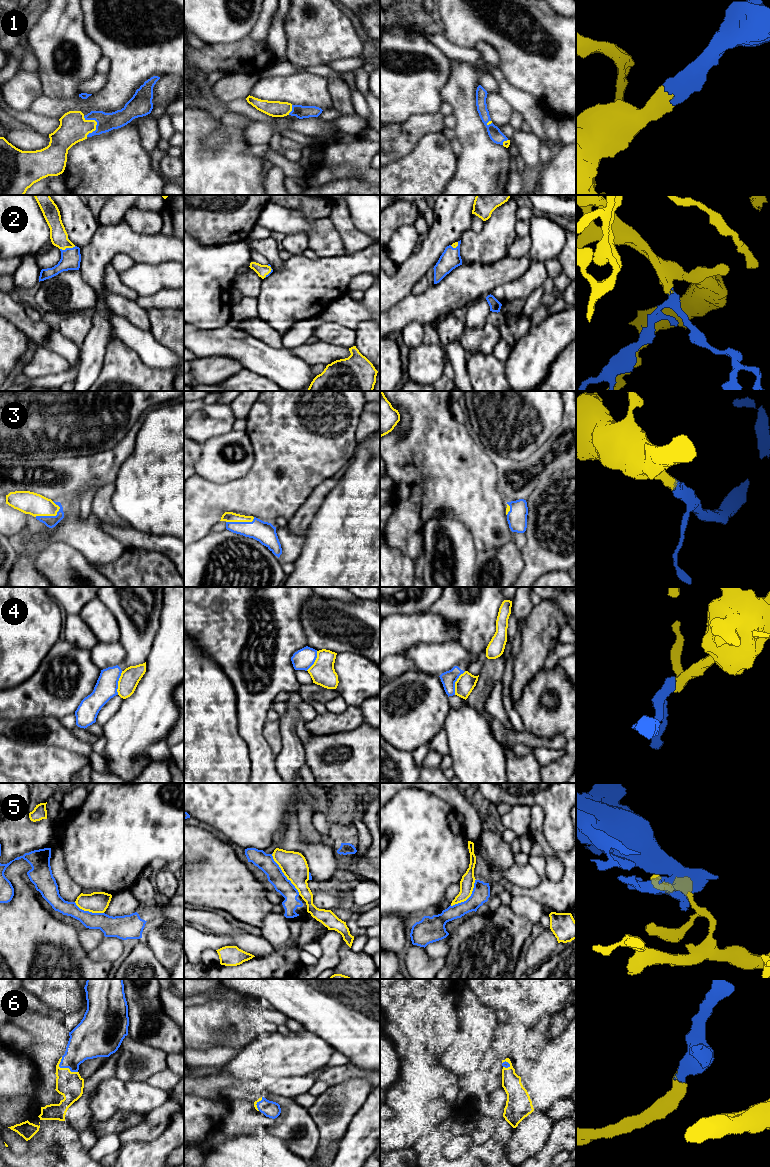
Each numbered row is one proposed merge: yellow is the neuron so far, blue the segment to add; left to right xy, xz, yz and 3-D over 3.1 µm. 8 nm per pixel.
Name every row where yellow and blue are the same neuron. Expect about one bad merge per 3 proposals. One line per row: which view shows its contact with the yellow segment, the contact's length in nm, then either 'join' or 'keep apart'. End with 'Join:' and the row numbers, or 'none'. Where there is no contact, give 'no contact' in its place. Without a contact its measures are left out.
1: meets yellow in xy; contact 170 nm long; join
2: meets yellow in xy; contact 130 nm long; join
3: meets yellow in xy; contact 220 nm long; join
4: meets yellow in yz; contact 220 nm long; keep apart
5: meets yellow in xz; contact 400 nm long; keep apart
6: meets yellow in xy; contact 180 nm long; join
Join: 1, 2, 3, 6

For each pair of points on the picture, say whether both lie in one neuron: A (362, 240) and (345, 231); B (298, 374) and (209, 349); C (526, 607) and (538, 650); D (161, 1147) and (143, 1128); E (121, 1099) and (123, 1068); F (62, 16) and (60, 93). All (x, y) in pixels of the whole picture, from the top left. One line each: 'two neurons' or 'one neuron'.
A: one neuron
B: one neuron
C: two neurons
D: two neurons
E: two neurons
F: one neuron

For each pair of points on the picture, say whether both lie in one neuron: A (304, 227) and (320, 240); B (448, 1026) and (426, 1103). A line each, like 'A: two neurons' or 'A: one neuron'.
A: two neurons
B: one neuron

